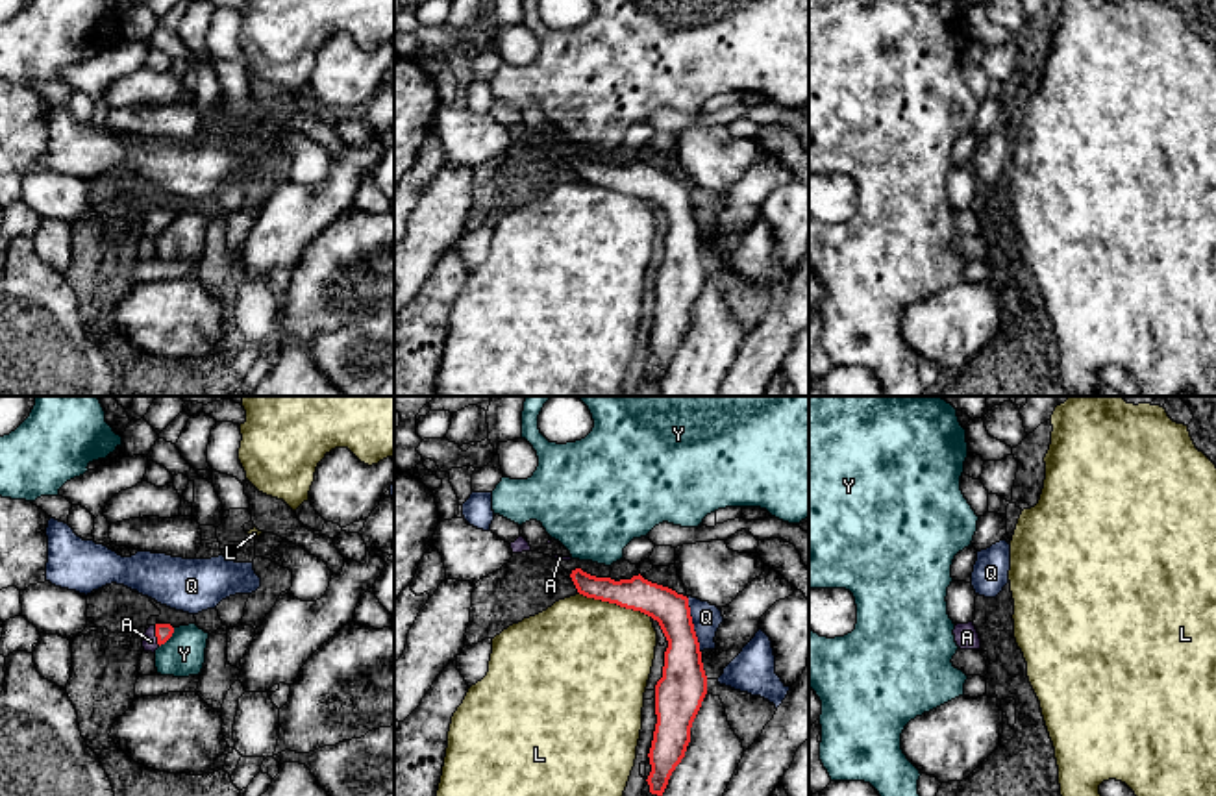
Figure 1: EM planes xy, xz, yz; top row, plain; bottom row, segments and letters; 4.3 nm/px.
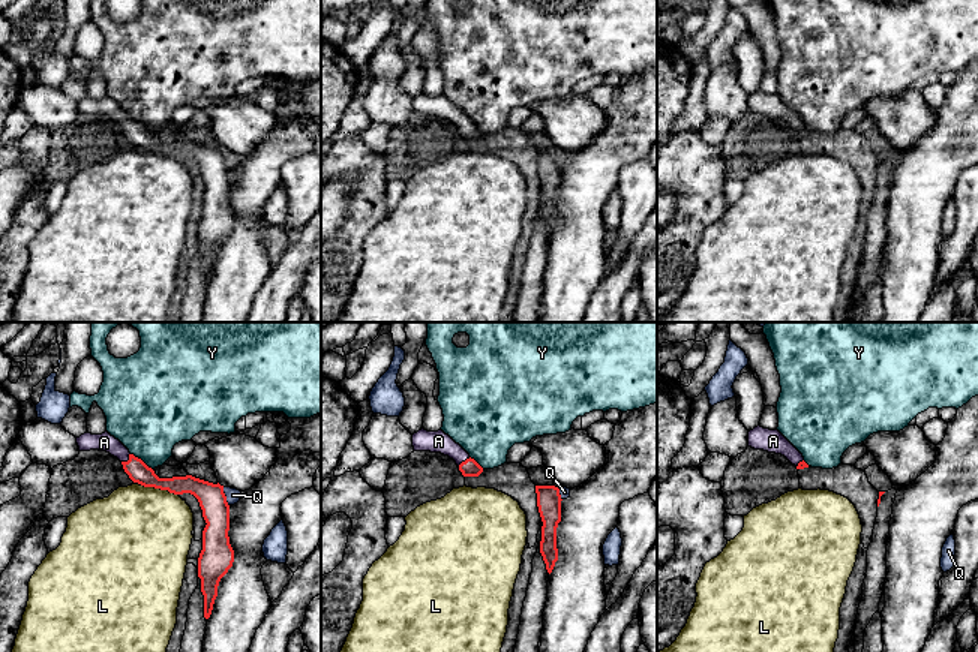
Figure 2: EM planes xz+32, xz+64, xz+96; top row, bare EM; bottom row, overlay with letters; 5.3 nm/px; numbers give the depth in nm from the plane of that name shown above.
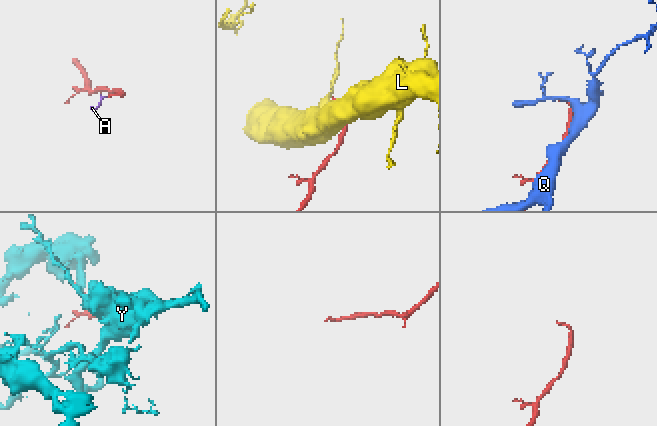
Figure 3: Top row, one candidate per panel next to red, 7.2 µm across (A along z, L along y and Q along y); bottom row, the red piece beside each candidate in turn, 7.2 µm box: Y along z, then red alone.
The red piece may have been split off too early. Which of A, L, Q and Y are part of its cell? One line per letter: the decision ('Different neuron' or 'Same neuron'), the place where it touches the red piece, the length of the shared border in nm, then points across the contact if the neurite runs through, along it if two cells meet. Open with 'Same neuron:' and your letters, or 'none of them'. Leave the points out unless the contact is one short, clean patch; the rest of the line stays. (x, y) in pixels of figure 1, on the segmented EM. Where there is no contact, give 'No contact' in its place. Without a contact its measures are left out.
Same neuron: A
A: Same neuron. Touches red at xy (156, 635). Shared border 90 nm. Path across: xy (163, 632), (156, 635), (150, 641)
L: Different neuron. Touches red at xz (617, 604). Shared border 340 nm
Q: Different neuron. Touches red at xz (693, 624). Shared border 260 nm
Y: Different neuron. Touches red at xy (169, 637). Shared border 110 nm. Boundary: xy (174, 628), (160, 646)

